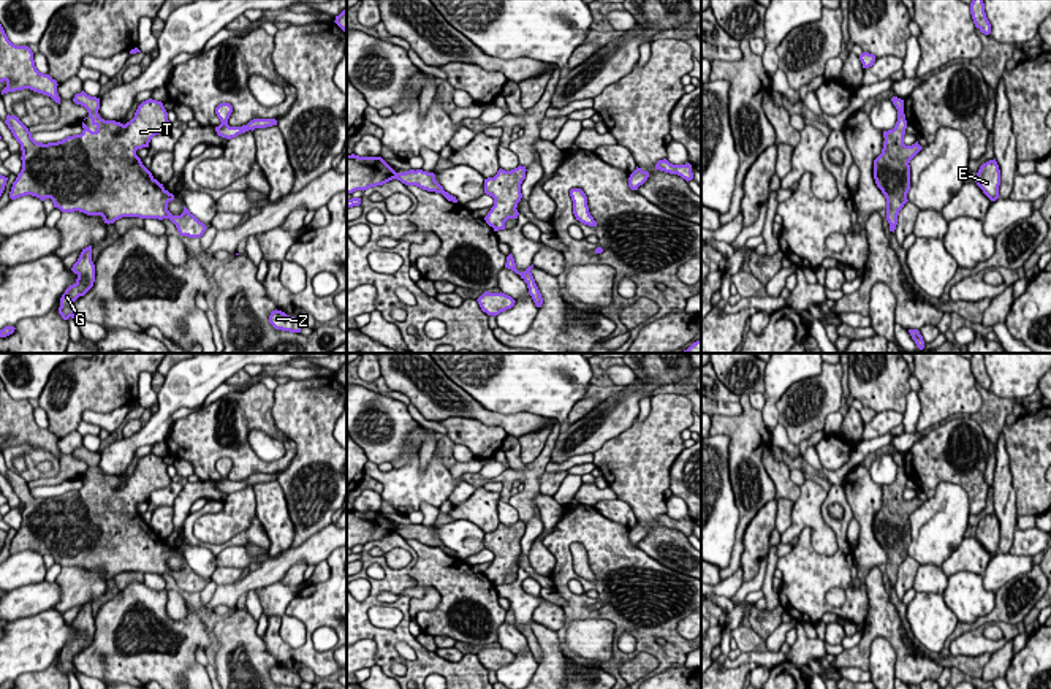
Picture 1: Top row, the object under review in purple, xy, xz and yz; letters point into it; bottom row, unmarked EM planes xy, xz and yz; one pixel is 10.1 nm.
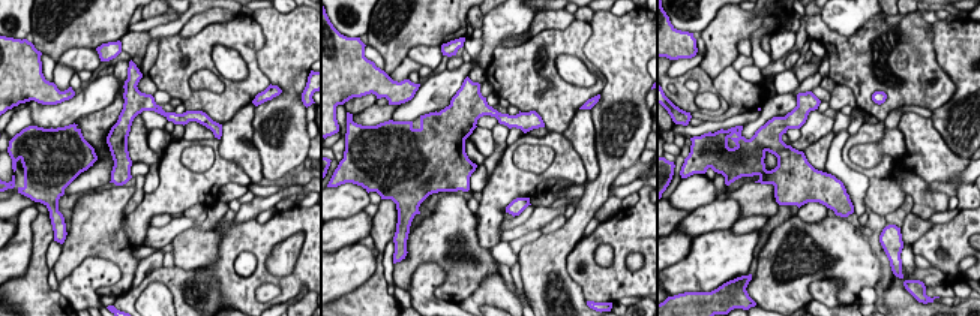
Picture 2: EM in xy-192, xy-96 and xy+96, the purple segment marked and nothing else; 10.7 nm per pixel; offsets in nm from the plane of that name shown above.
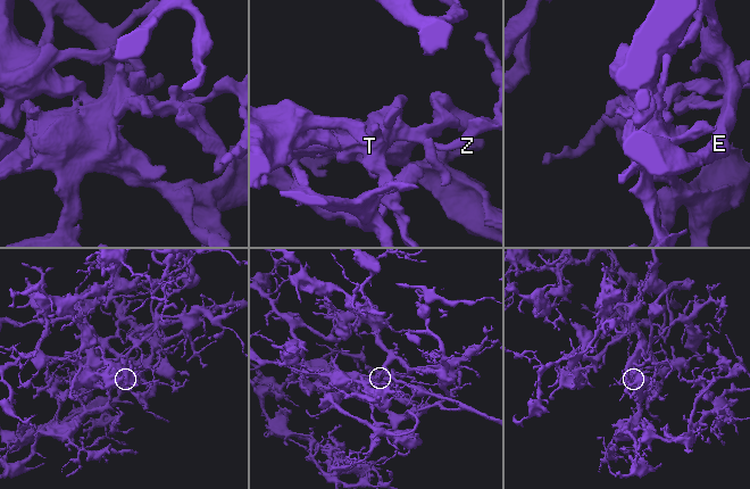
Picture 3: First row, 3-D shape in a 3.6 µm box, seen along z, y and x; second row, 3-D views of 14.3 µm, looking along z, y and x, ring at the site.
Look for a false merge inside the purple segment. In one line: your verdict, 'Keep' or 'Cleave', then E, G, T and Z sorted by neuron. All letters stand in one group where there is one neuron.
Cleave. Groups: E / G T Z

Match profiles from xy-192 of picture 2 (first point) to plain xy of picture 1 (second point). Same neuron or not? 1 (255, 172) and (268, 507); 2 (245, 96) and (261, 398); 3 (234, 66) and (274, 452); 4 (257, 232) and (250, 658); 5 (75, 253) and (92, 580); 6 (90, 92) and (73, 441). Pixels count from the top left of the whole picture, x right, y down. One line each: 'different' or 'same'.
1: same
2: same
3: same
4: different
5: different
6: different

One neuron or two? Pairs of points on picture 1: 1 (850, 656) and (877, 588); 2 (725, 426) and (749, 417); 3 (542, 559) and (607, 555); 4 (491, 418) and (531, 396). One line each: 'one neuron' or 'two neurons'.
1: one neuron
2: one neuron
3: two neurons
4: two neurons

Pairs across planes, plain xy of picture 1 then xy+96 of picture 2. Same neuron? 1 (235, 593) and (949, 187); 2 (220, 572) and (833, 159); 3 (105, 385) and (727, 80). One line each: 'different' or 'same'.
1: same
2: different
3: different

